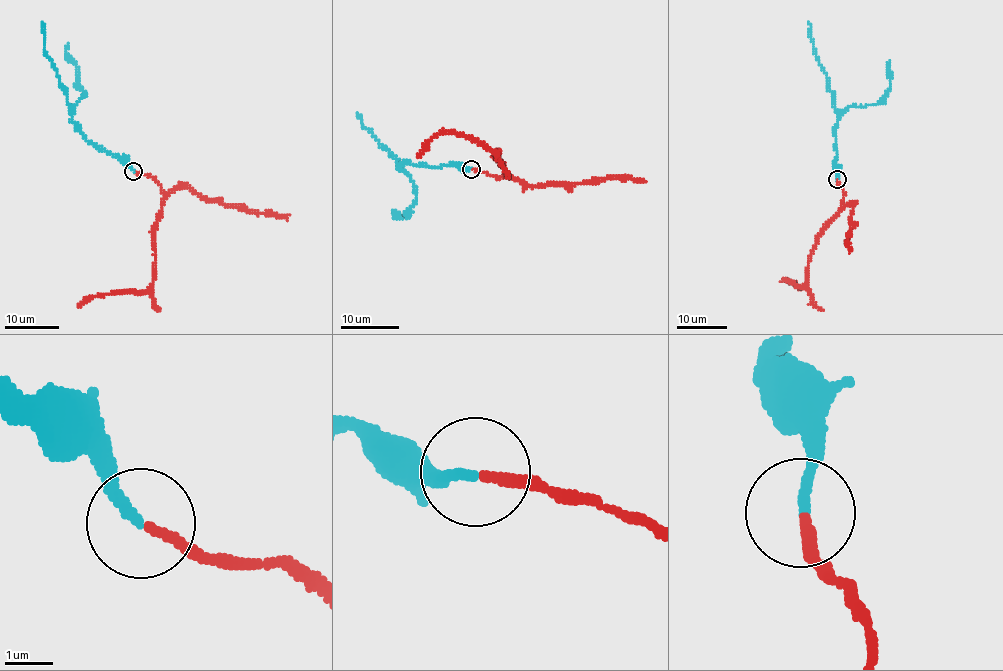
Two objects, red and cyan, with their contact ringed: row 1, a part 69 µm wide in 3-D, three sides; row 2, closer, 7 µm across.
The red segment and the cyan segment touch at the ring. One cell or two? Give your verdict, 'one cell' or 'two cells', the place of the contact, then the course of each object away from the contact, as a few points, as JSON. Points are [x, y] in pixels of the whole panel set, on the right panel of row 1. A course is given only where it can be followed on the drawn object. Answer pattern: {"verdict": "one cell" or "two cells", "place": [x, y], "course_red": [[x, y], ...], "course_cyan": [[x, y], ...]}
{"verdict": "one cell", "place": [837, 179], "course_red": [[837, 179], [844, 198], [839, 213], [817, 239], [809, 260], [807, 280], [802, 285], [784, 279], [801, 290]], "course_cyan": [[837, 179], [838, 171], [834, 165], [838, 112], [833, 105], [834, 95], [826, 74], [813, 47], [809, 22]]}

